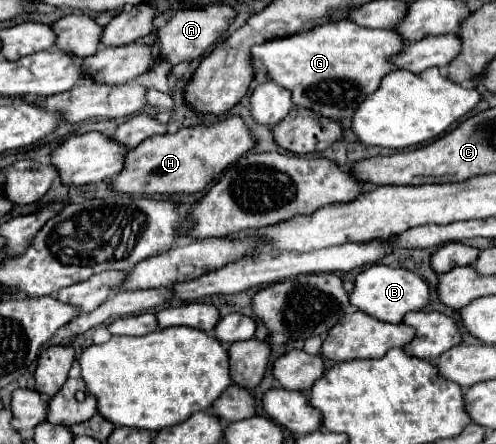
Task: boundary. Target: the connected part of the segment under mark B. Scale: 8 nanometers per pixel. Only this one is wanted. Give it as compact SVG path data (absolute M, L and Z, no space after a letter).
M370 265L356 277L356 287L350 295L350 303L368 315L386 321L386 323L402 323L404 315L410 311L420 311L430 301L430 287L426 279L418 273L408 271L404 267L388 267L388 265Z

